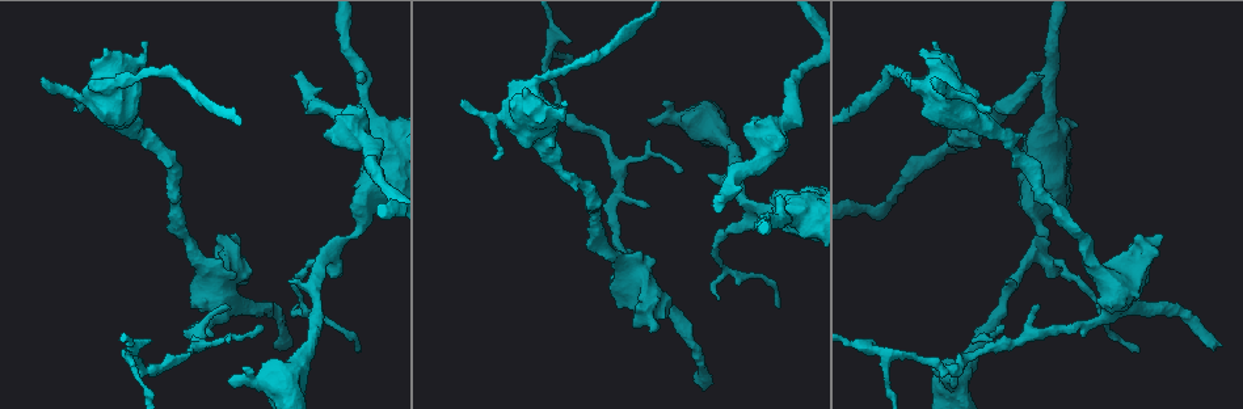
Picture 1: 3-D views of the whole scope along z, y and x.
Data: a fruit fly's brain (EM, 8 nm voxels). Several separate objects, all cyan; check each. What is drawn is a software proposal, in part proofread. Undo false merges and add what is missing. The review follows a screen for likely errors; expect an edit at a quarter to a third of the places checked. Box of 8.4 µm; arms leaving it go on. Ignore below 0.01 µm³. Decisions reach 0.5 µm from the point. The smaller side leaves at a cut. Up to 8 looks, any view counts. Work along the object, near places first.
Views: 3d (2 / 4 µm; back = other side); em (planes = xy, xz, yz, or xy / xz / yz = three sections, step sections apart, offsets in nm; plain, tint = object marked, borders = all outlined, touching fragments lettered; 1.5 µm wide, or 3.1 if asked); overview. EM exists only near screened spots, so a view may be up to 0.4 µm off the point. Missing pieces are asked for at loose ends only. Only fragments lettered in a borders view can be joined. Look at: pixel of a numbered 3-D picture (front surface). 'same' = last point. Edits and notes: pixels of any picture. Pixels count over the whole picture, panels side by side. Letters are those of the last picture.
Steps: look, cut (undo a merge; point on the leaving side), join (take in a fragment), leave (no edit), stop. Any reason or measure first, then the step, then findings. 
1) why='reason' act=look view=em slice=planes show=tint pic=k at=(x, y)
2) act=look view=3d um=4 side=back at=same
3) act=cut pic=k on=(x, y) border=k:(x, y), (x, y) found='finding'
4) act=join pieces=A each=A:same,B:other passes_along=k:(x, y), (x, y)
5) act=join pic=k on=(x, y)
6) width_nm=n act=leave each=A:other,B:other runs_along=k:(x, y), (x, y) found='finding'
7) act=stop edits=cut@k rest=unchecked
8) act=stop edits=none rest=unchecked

why='thin end' act=look view=em slice=planes show=borders pic=1 at=(719, 297)

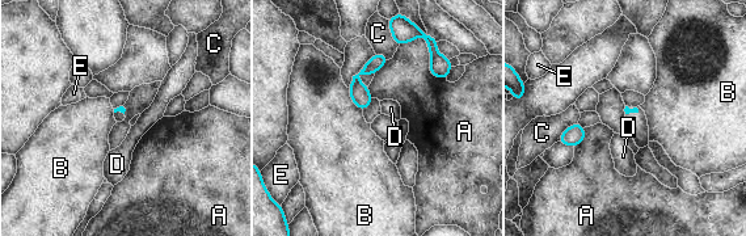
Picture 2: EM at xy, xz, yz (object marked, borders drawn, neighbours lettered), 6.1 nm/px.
longest_contact=A:280nm act=leave each=A:other,B:other,C:other,D:other,E:other runs_along=2:(383, 58), (357, 78), (362, 105) found='none of them fits'

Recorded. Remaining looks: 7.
why='end of a long branch' act=look view=em slice=yz step=8 show=tint pic=1 at=(282, 344)

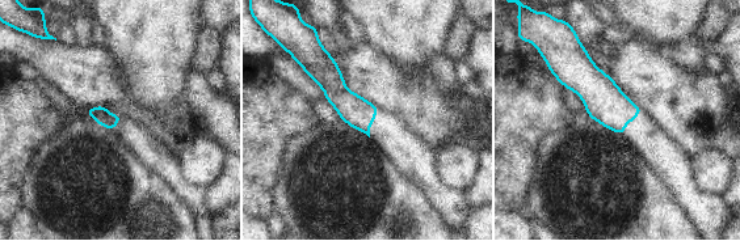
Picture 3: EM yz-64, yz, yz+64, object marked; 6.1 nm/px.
why='another direction' act=look view=em slice=planes show=borders at=same

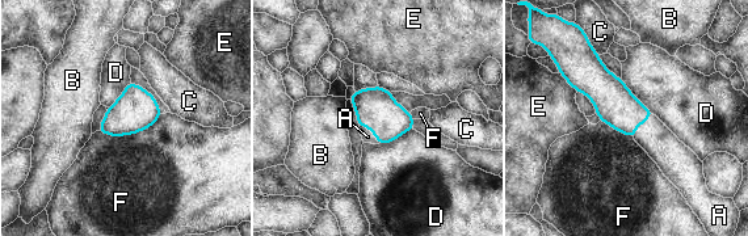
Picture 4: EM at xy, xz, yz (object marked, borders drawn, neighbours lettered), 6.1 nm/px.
act=join pieces=A each=A:same,B:other,C:other,D:other,E:other,F:other passes_along=4:(616, 105), (638, 126), (654, 137) found='the cell continues'

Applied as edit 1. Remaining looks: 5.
why='free end' act=look view=3d um=2 pic=1 at=(714, 208)

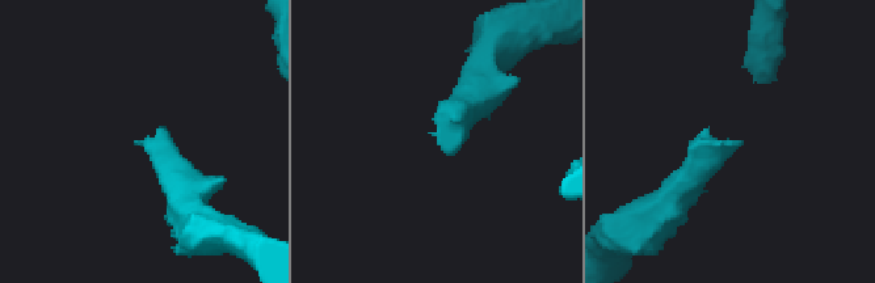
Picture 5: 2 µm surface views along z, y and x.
act=look view=em slice=xz step=4 show=borders pic=5 at=(726, 140)

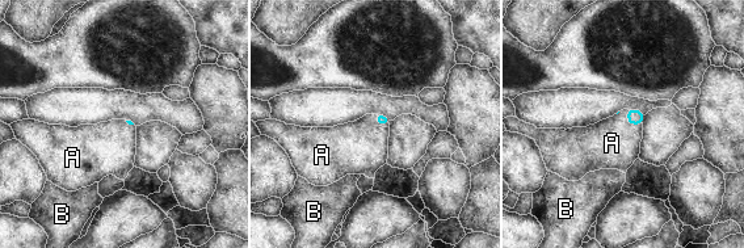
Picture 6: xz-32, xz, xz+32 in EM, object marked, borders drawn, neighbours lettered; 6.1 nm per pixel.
why='another direction' act=look view=em slice=yz step=4 show=borders at=same

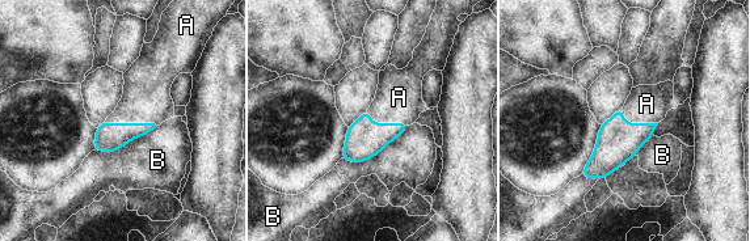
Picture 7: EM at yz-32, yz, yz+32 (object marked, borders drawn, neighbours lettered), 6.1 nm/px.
width_nm=160 act=join pieces=A each=A:same,B:other passes_along=7:(110, 136), (131, 123), (146, 98) found='it goes on there'

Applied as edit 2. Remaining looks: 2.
act=stop edits=join@4,join@7 rest=unchecked

